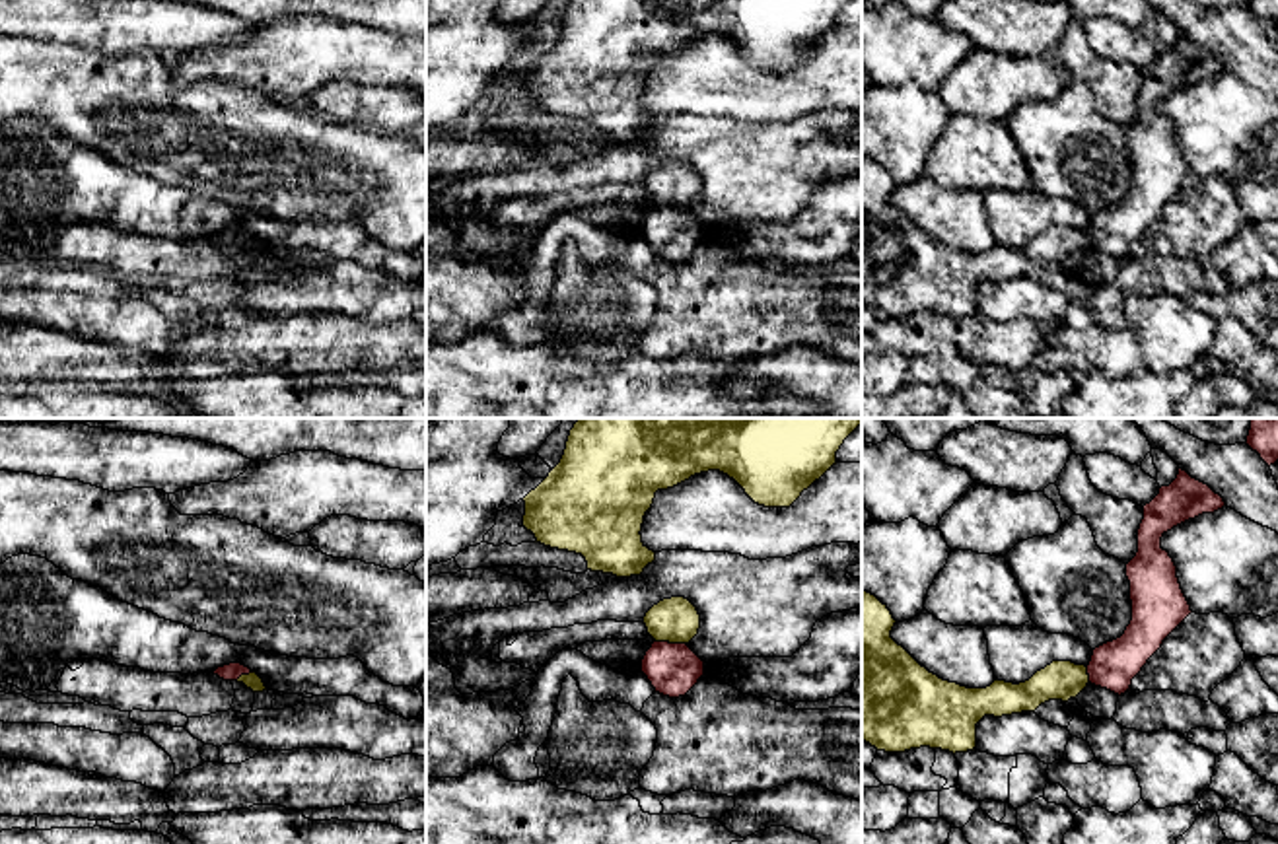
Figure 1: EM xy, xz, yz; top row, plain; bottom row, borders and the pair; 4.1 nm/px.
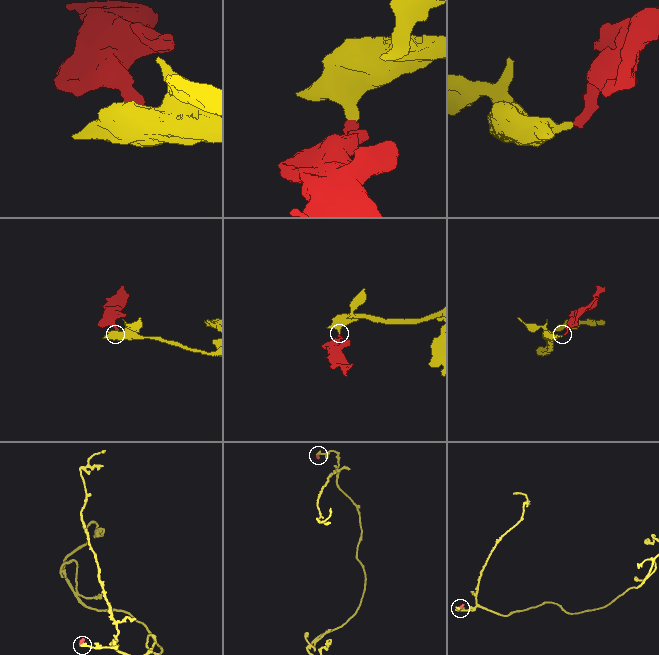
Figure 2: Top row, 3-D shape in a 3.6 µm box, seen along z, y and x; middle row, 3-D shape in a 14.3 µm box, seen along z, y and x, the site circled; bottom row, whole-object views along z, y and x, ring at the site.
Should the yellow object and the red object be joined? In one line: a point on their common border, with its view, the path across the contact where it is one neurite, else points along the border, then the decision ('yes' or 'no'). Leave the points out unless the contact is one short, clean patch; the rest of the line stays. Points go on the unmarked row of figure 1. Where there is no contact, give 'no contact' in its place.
meets yellow in xz at (672, 207); runs through xz (675, 185), (672, 189), (672, 207), (674, 234); yes

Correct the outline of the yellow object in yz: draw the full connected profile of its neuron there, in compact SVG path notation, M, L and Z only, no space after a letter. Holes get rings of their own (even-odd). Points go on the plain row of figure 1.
M1179 33L1177 43L1169 51L1161 51L1159 58L1144 70L1138 117L1126 128L1132 185L1124 198L1095 212L1087 231L1072 226L1052 226L1019 249L996 243L986 253L967 253L940 243L891 202L897 185L887 169L875 159L862 156L862 305L885 317L905 317L920 311L941 313L953 319L967 317L976 311L976 288L984 280L1002 282L1035 276L1048 264L1068 266L1089 247L1118 261L1124 259L1163 204L1192 177L1179 148L1177 130L1169 117L1161 113L1161 101L1173 91L1202 78L1214 78L1224 70L1224 62L1208 49Z

